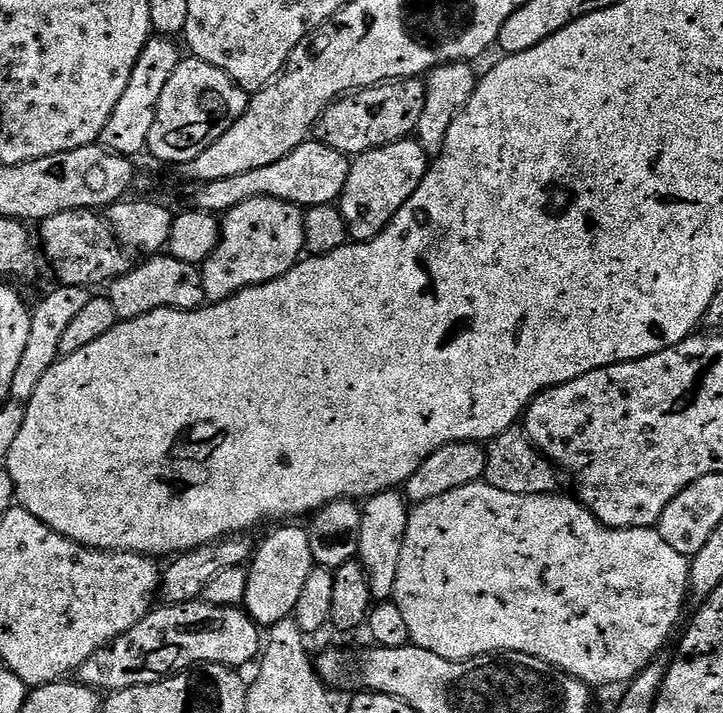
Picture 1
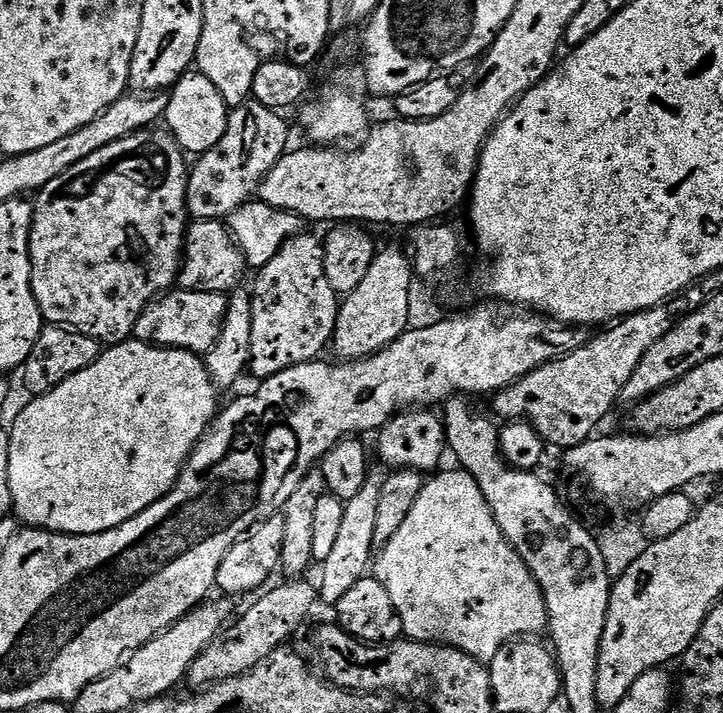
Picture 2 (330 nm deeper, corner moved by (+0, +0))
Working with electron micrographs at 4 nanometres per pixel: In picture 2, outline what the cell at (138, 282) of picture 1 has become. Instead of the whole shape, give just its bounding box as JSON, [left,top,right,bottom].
[132,290,228,354]

